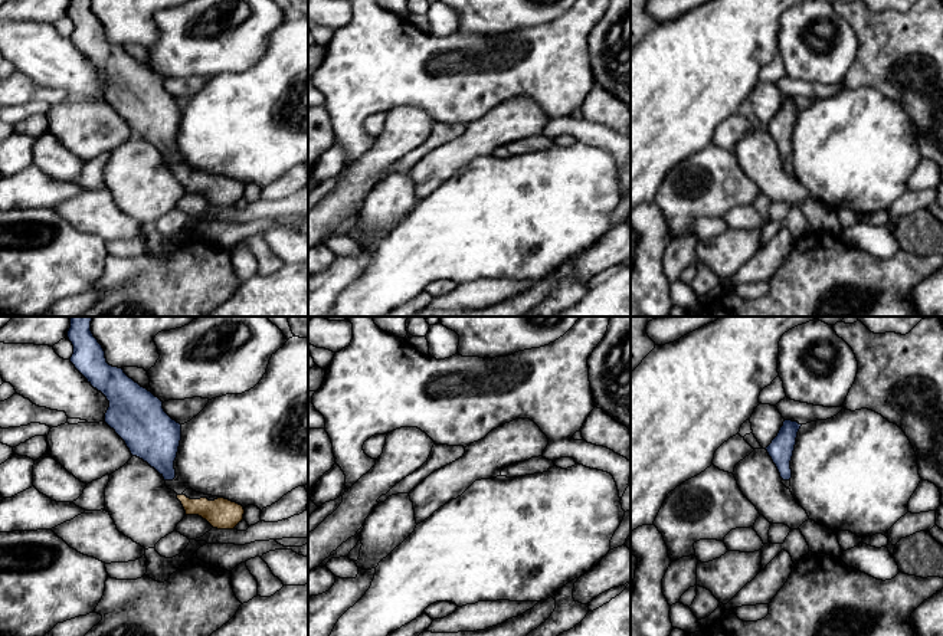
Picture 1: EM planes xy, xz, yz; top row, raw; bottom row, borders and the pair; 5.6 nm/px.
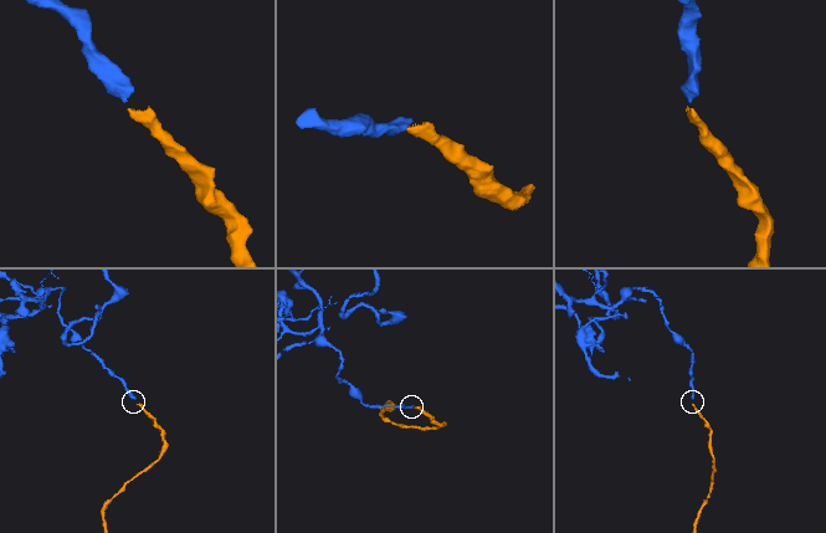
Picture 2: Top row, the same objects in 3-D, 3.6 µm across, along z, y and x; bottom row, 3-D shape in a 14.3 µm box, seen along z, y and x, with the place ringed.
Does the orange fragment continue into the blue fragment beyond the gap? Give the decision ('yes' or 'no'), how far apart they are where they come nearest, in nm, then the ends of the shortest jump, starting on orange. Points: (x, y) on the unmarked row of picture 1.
yes; 90 nm apart; from orange across xy (177, 173), (172, 157)

